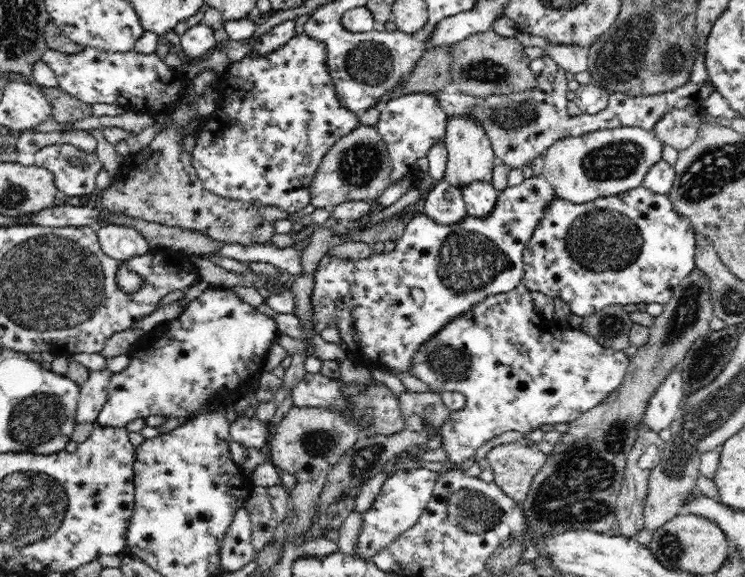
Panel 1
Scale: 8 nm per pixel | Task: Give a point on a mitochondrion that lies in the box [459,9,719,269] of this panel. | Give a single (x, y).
(619, 61)

